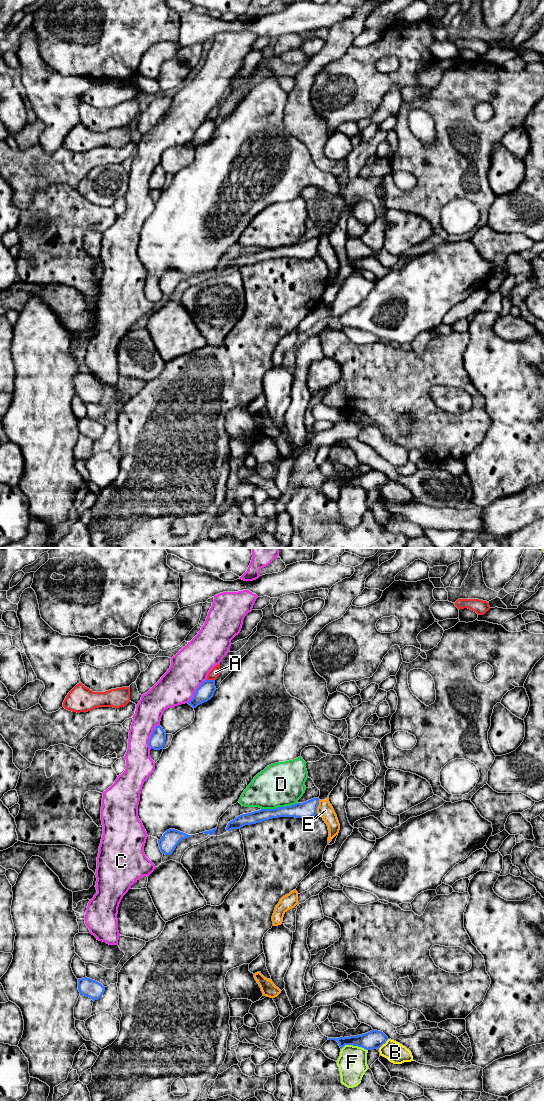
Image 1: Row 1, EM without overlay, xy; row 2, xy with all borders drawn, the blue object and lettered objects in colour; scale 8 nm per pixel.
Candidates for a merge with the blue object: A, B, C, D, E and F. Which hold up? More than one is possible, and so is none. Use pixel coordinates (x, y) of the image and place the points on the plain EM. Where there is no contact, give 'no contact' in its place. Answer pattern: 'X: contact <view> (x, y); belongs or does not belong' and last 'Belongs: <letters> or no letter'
A: contact xy (210, 120); does not belong
B: contact xy (383, 483); does not belong
C: contact xy (151, 176); does not belong
D: contact xy (278, 247); does not belong
E: contact xy (317, 246); does not belong
F: contact xy (354, 485); does not belong
Belongs: no letter

